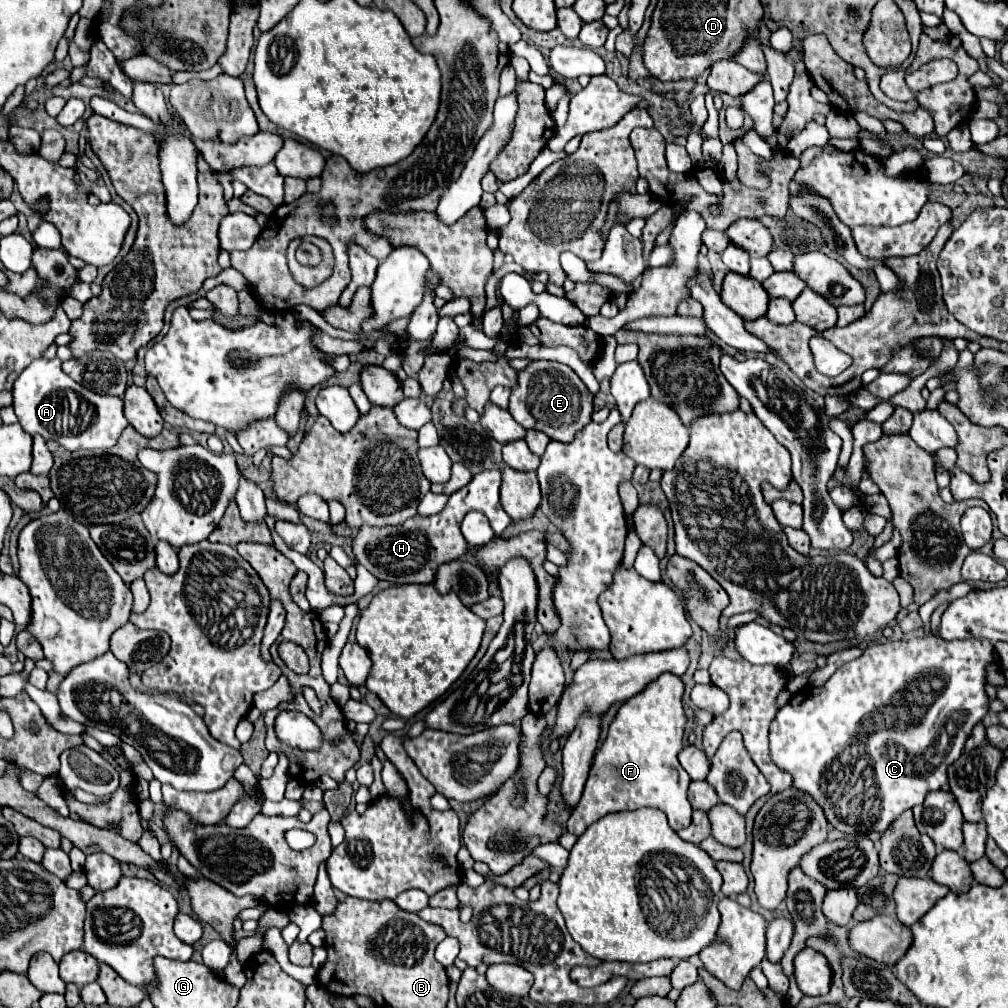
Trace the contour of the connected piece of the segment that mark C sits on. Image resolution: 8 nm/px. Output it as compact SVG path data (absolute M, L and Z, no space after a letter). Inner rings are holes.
M924 636L924 638L910 638L910 640L894 640L884 644L870 644L864 648L862 656L858 660L846 662L834 676L820 688L804 688L796 692L790 702L778 710L776 718L770 724L770 758L774 758L774 764L778 768L784 768L784 772L790 772L792 776L792 788L798 788L812 796L822 812L826 812L826 820L830 820L834 830L844 832L846 836L862 836L870 832L884 832L904 810L910 810L924 802L926 794L932 790L938 790L942 784L946 784L946 768L956 762L962 754L962 748L972 732L972 728L986 716L988 712L988 696L984 692L986 672L984 666L988 660L992 660L994 646L988 640L942 640L936 636Z

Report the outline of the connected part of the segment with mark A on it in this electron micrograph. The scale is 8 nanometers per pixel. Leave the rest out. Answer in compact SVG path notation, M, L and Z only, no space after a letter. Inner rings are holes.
M34 360L14 382L14 410L20 426L30 436L42 436L44 440L58 440L66 450L110 450L120 438L128 420L122 414L122 398L102 396L76 384L60 368L60 360ZM92 408L92 416L88 412Z

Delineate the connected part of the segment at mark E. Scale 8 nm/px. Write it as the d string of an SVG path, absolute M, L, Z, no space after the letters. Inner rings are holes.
M536 360L526 370L522 370L518 374L518 386L512 390L508 410L520 426L540 430L540 432L544 432L546 436L550 436L552 440L558 440L558 442L572 442L576 432L582 430L592 418L592 394L588 392L584 382L578 378L578 374L570 366L560 364L560 362Z

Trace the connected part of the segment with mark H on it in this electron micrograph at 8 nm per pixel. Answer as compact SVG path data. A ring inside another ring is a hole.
M500 470L480 472L470 480L470 484L466 484L466 488L454 492L448 504L444 506L444 510L434 516L428 516L428 518L414 516L398 528L396 526L362 528L352 542L354 556L362 566L366 566L380 580L388 580L394 584L432 582L440 564L458 558L458 532L466 512L478 510L484 516L488 516L490 526L496 534L502 534L504 528L512 522L510 516L500 506L498 490L500 490Z

